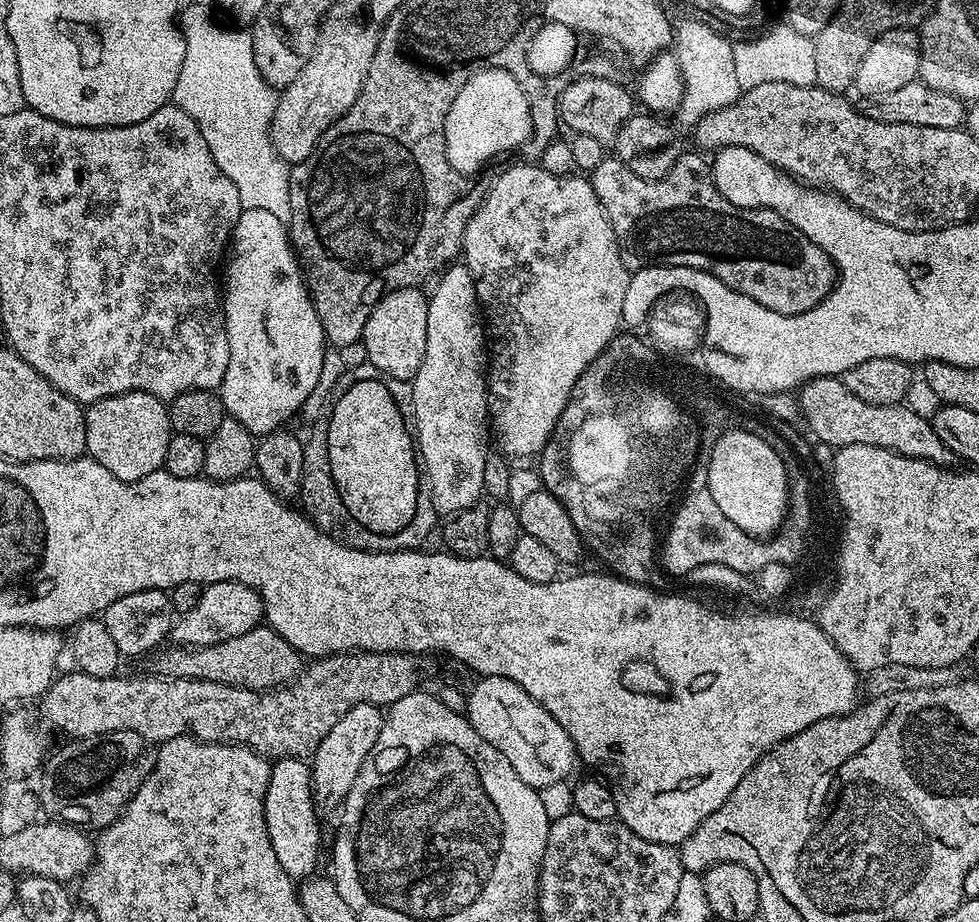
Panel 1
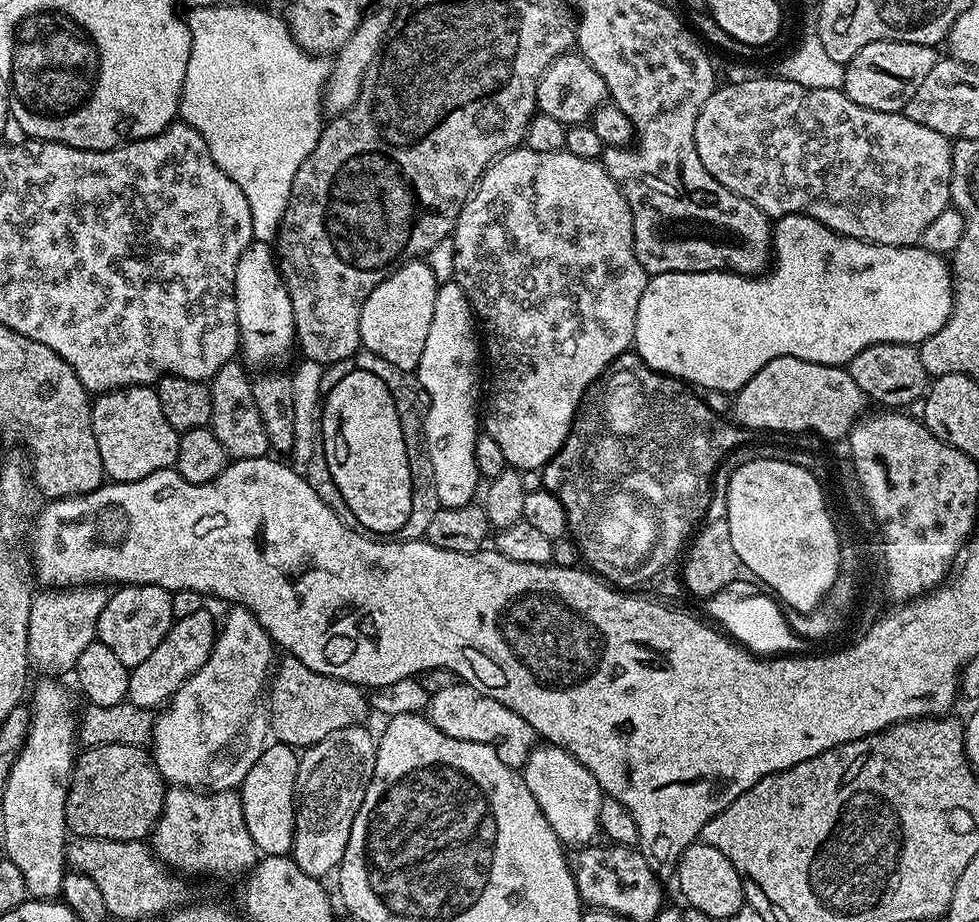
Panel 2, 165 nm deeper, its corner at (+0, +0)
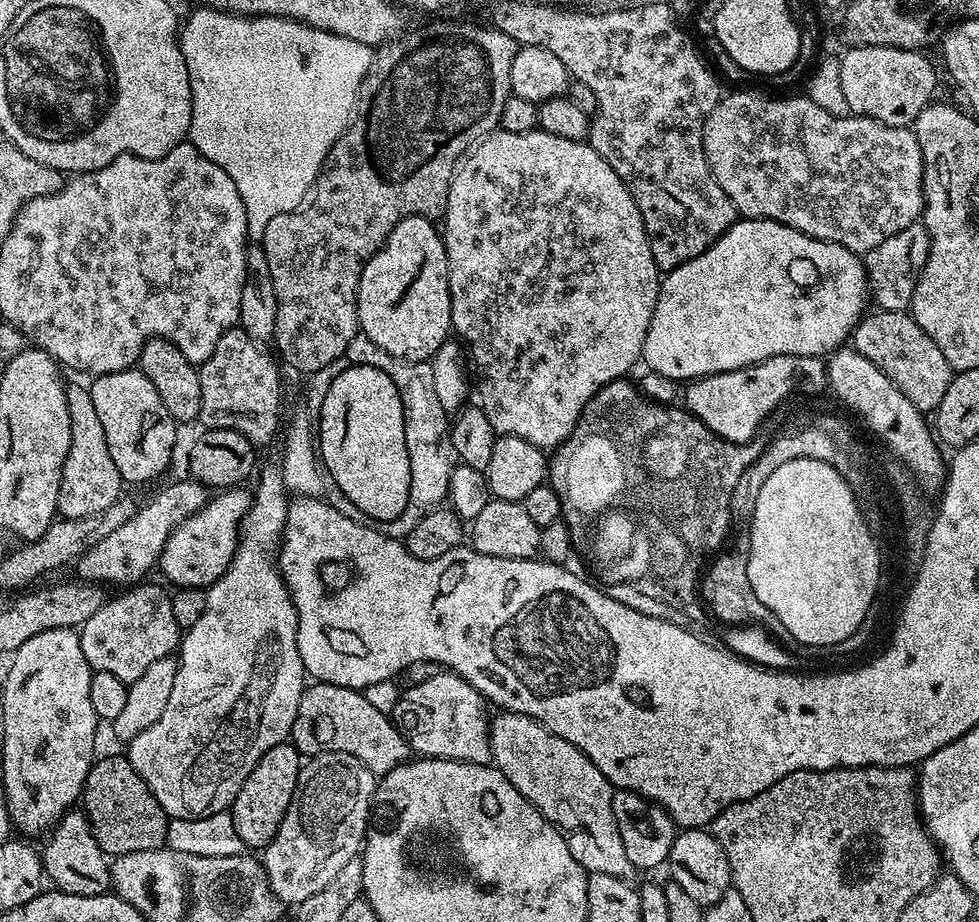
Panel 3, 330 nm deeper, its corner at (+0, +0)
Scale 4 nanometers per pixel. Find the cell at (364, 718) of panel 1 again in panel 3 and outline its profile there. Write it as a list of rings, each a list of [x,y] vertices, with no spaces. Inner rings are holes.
[[[323,752],[321,756],[311,757],[301,767],[300,773],[298,774],[298,782],[296,783],[296,792],[293,794],[290,806],[282,818],[282,826],[278,826],[278,834],[276,837],[262,849],[264,873],[270,882],[270,890],[274,890],[274,894],[279,898],[281,904],[285,906],[299,906],[302,902],[306,902],[306,898],[311,898],[312,895],[318,894],[318,890],[322,890],[322,886],[327,886],[341,872],[342,866],[346,866],[346,862],[357,859],[361,855],[370,827],[370,813],[376,795],[377,783],[378,777],[376,773],[371,772],[361,760],[354,758],[351,752]]]

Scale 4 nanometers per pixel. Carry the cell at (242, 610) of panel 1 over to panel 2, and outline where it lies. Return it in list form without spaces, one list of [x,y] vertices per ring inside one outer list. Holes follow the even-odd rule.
[[[208,610],[176,620],[166,638],[158,642],[158,650],[154,650],[146,662],[129,671],[127,703],[149,710],[157,709],[155,707],[160,703],[163,705],[184,685],[185,680],[189,680],[204,665],[216,641],[217,631],[217,617],[212,617]]]

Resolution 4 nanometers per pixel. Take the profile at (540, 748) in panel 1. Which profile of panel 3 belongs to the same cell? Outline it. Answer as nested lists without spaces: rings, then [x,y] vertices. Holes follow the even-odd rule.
[[[445,670],[442,674],[435,675],[434,678],[429,678],[426,682],[415,682],[410,687],[405,687],[400,694],[400,700],[396,704],[396,708],[391,712],[391,719],[394,721],[397,728],[404,734],[404,739],[408,742],[408,747],[413,753],[419,754],[424,758],[431,758],[434,760],[461,760],[467,764],[488,764],[492,758],[492,733],[490,731],[490,712],[486,707],[486,701],[481,696],[480,691],[474,686],[470,686],[468,680],[463,680],[461,676],[457,676],[451,670]]]

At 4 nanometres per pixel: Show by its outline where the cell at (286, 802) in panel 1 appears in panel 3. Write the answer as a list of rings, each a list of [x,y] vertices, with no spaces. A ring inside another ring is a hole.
[[[291,742],[274,746],[266,750],[262,758],[258,758],[254,770],[250,770],[246,782],[242,782],[238,794],[232,799],[230,809],[234,818],[234,830],[238,830],[238,838],[242,838],[245,849],[262,850],[276,837],[278,826],[282,826],[282,818],[296,792],[301,767],[301,754]]]

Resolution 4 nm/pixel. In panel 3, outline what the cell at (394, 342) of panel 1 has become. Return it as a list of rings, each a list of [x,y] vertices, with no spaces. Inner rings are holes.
[[[407,216],[390,230],[383,246],[364,264],[358,282],[356,305],[360,332],[374,346],[382,346],[386,354],[410,362],[431,361],[436,352],[450,339],[452,332],[452,303],[448,289],[448,259],[443,235],[427,216]]]

